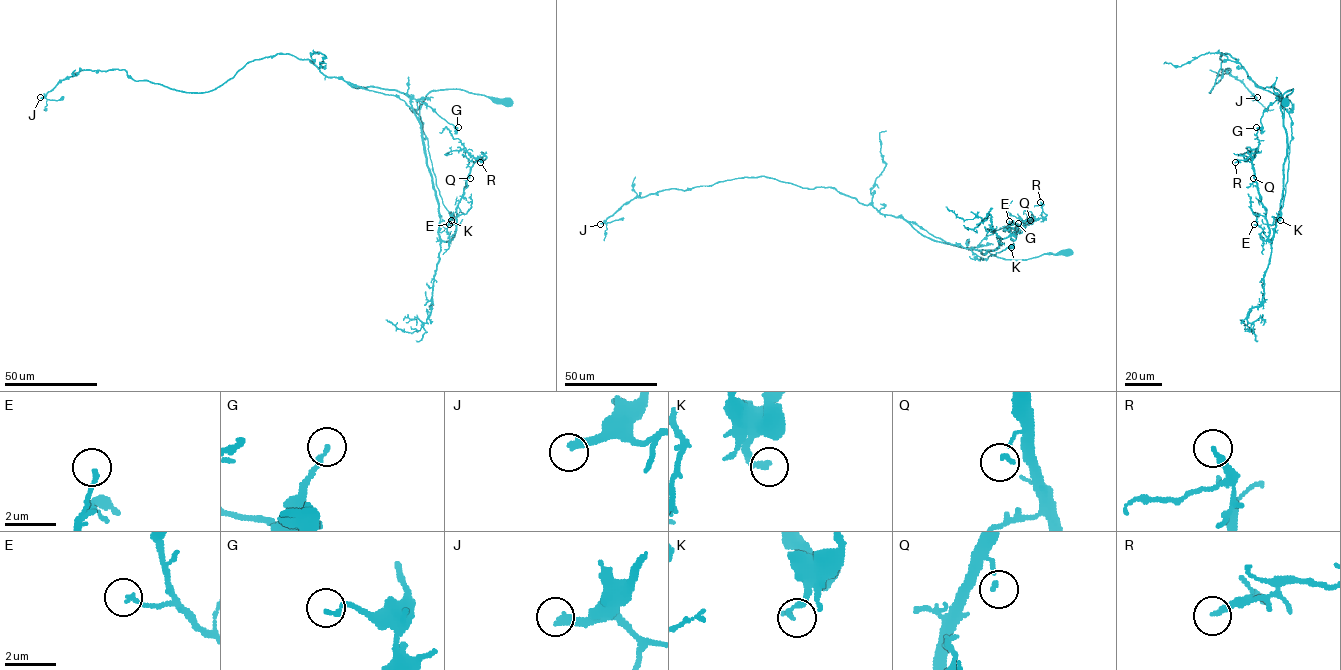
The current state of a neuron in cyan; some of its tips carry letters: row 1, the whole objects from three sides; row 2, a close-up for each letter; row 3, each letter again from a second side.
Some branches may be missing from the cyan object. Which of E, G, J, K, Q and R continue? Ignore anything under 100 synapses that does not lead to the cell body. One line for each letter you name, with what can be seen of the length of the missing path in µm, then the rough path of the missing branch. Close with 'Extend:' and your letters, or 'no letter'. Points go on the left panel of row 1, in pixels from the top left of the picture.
J: 120 µm
Extend: J

